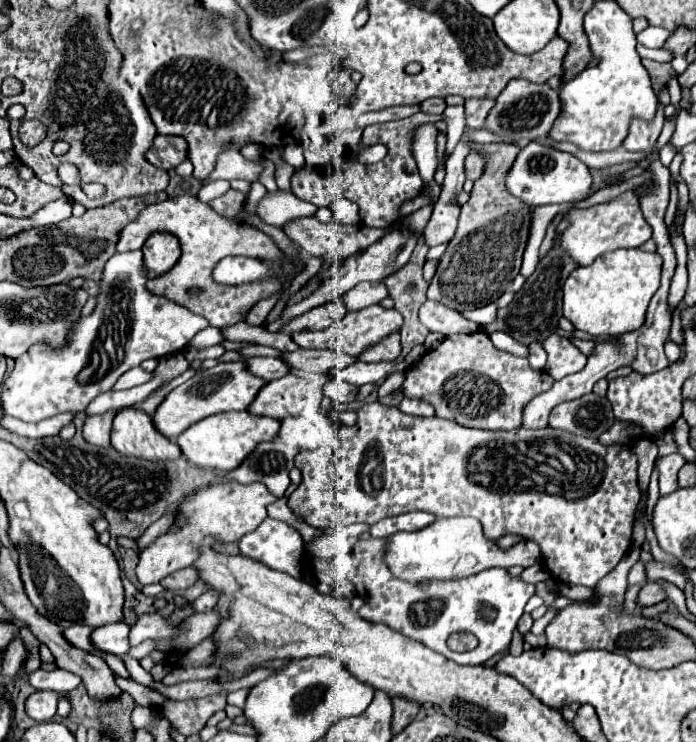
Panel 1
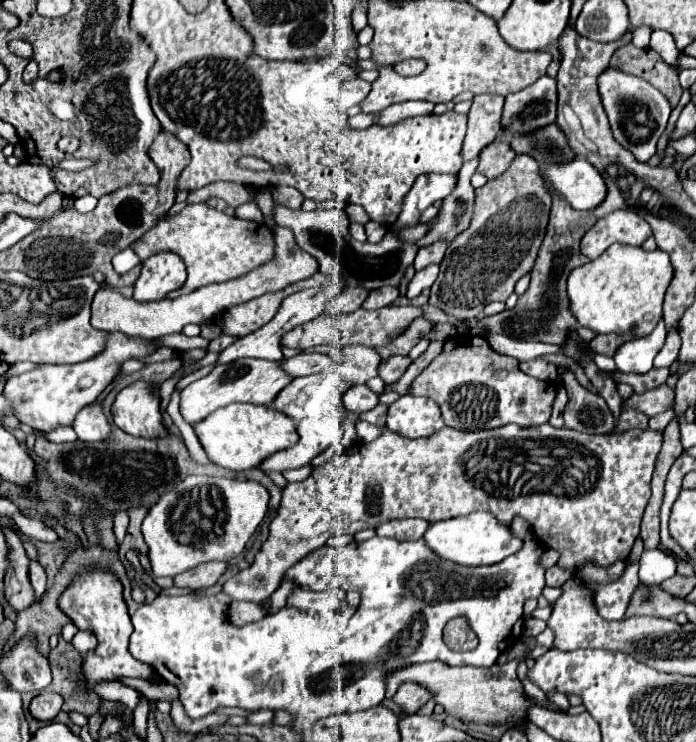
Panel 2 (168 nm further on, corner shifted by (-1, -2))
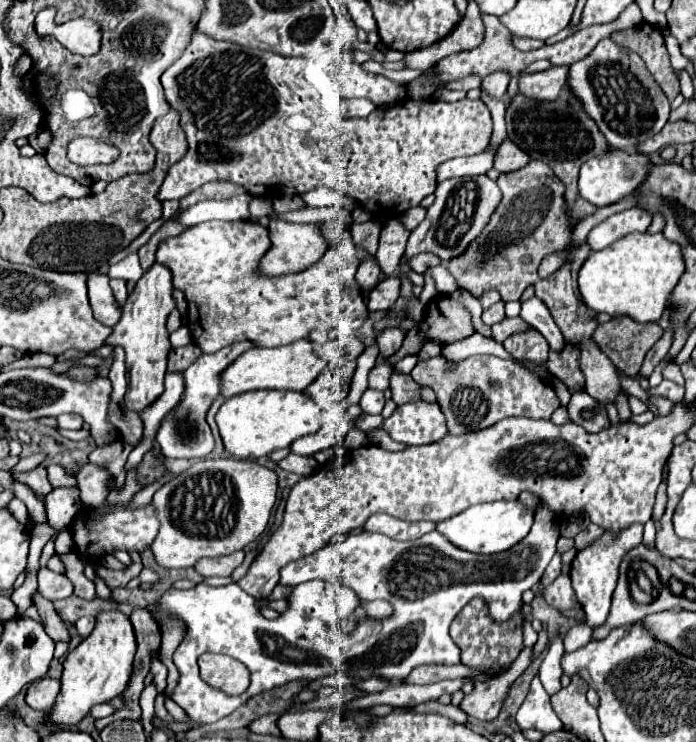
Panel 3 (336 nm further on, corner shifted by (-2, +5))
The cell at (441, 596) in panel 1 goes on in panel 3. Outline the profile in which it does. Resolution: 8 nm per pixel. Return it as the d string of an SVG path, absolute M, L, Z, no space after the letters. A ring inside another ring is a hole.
M545 504L537 506L533 528L521 544L515 544L509 552L501 552L497 556L465 552L435 530L405 542L385 538L377 532L351 534L343 542L327 544L321 550L281 568L281 584L295 588L287 598L287 610L275 620L263 620L253 596L237 592L235 582L219 588L207 584L197 584L189 590L171 588L159 598L159 610L153 618L161 624L167 616L185 626L185 636L173 654L173 662L181 674L173 700L189 714L191 720L211 724L235 712L249 698L295 680L321 680L325 676L345 672L353 682L373 676L389 682L403 682L405 676L421 664L459 664L461 650L449 636L449 624L455 614L469 600L483 598L493 620L511 620L523 606L523 592L541 580L555 554L557 538L559 524L553 520L553 514ZM427 556L447 558L443 558L445 562L435 564L427 562ZM325 578L349 586L363 600L387 600L393 606L393 614L383 620L369 616L359 619L351 634L341 636L336 602L326 604L326 588L331 584L324 582L321 588L321 582L309 582ZM205 652L225 654L245 664L251 672L249 688L239 696L229 696L201 680L197 658Z

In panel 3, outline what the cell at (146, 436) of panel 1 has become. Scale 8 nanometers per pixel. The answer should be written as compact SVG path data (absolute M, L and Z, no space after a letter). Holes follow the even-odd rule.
M155 262L135 284L133 292L127 296L123 306L123 318L113 328L113 336L109 336L109 344L119 344L125 348L125 368L127 368L127 392L125 406L133 412L141 412L149 404L153 404L163 394L163 376L167 372L167 354L171 350L169 332L165 330L165 322L171 310L177 308L173 300L173 274L165 264ZM127 362L137 362L137 366L127 366Z

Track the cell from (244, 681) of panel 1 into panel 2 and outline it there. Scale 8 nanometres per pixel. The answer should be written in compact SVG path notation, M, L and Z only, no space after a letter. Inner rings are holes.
M78 631L72 639L72 645L82 653L86 655L88 651L92 651L96 647L96 637L90 633L90 631Z

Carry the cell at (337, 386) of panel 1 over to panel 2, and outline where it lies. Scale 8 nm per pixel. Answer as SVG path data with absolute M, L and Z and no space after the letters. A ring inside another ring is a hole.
M354 385L344 393L344 407L356 415L372 411L378 405L378 395L368 385Z

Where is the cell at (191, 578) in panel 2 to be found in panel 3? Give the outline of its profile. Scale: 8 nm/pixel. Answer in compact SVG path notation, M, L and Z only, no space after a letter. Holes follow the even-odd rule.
M233 552L229 556L219 556L219 558L201 558L193 568L201 576L231 576L231 572L243 562L245 552Z

